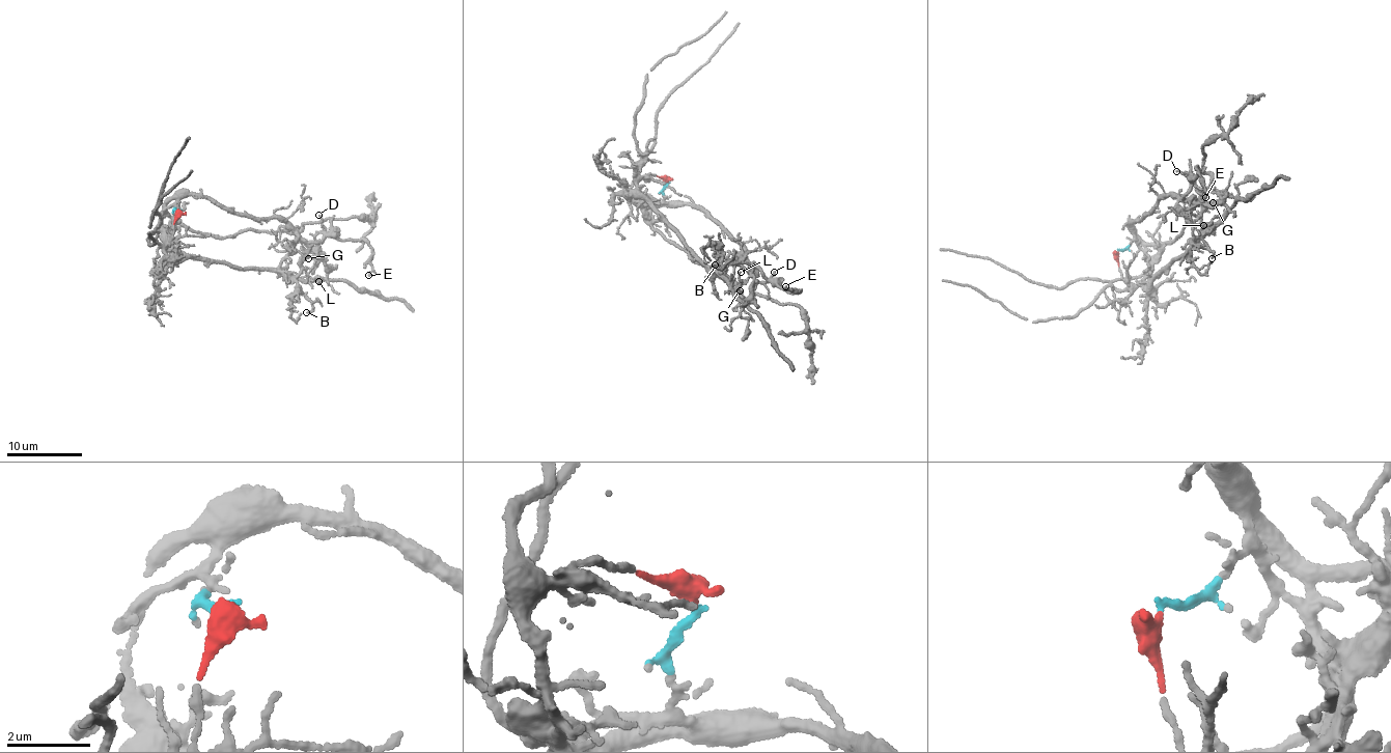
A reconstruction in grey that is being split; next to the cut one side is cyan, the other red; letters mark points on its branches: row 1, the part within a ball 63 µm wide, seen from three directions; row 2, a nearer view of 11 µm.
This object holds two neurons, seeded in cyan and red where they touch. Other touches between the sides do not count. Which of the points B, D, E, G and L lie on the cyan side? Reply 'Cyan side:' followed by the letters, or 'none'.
Cyan side: D, E

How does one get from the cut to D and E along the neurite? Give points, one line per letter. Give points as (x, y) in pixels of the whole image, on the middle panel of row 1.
D: (668, 182), (663, 190), (665, 201), (676, 204), (689, 202), (741, 244), (744, 259), (769, 281), (773, 271)
E: (668, 182), (663, 190), (665, 201), (689, 202), (741, 244), (744, 259), (768, 279), (800, 293), (785, 285)

